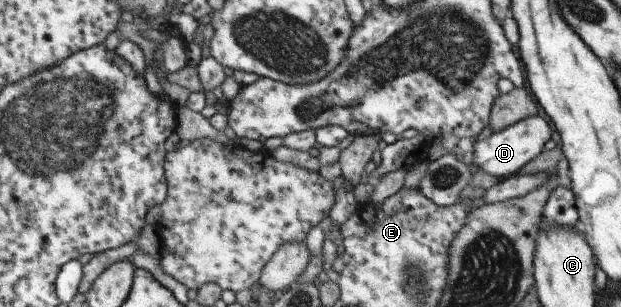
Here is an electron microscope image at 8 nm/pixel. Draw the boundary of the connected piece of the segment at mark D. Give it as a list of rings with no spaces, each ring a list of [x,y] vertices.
[[[542,116],[528,117],[501,132],[493,133],[490,137],[473,142],[474,154],[472,165],[484,173],[499,180],[506,180],[521,172],[526,164],[535,160],[545,151],[546,144],[557,135],[550,130],[550,124]]]

